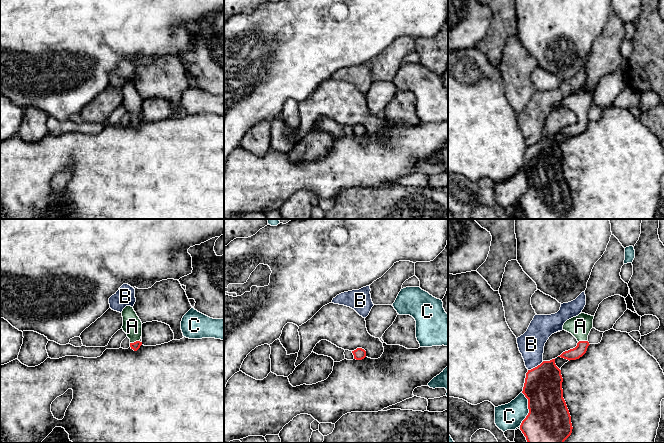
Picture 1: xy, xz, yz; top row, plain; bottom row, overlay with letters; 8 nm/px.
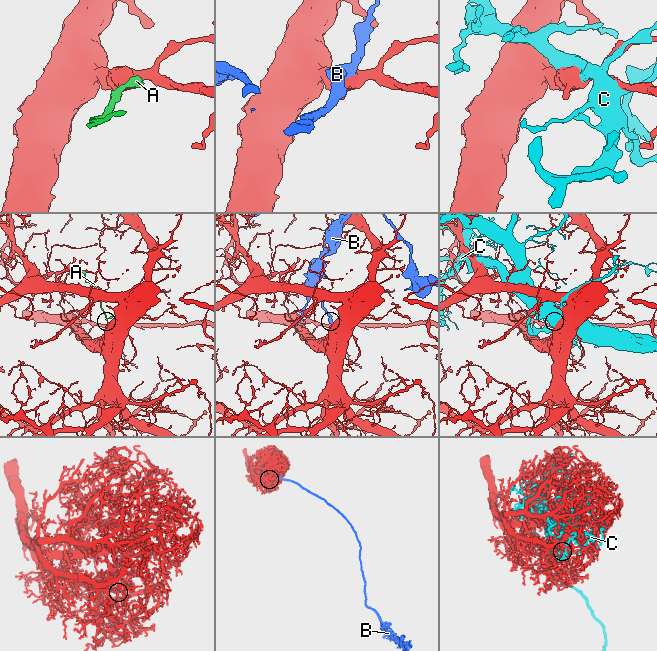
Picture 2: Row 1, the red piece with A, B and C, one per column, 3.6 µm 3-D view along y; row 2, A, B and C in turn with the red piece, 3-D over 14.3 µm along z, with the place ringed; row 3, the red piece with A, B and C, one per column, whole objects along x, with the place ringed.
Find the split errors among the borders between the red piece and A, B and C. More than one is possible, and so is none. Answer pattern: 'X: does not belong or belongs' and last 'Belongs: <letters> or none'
A: belongs
B: does not belong
C: does not belong
Belongs: A

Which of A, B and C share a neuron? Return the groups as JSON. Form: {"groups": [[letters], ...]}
{"groups": [["A"], ["B"], ["C"]]}

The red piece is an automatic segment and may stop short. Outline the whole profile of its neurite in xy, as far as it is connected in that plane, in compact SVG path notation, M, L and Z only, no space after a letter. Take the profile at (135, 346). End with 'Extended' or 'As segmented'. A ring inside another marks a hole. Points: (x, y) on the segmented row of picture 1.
M126 306L122 311L123 317L123 331L130 339L130 347L134 351L137 351L142 342L140 341L142 336L142 322L134 311L133 307Z. Extended

